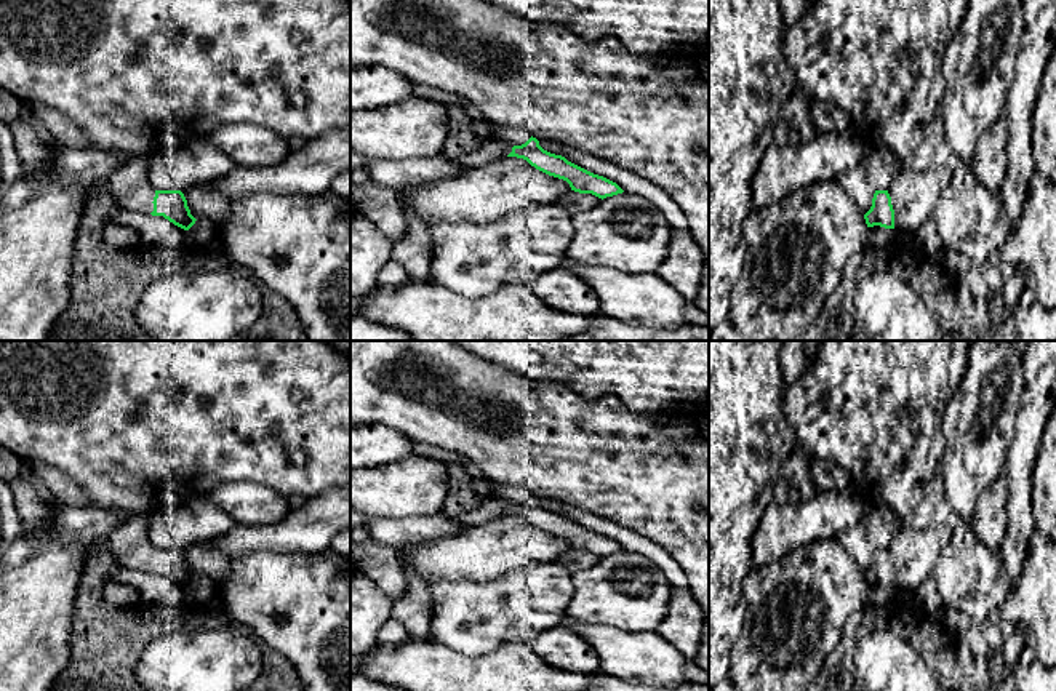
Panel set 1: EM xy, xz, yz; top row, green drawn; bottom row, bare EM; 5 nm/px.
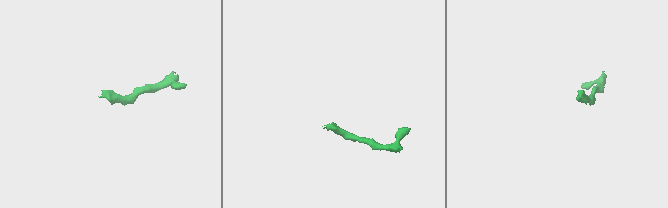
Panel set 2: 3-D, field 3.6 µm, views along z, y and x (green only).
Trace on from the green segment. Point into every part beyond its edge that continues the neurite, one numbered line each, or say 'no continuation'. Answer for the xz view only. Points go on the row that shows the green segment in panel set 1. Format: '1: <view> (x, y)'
1: xz (516, 136)

